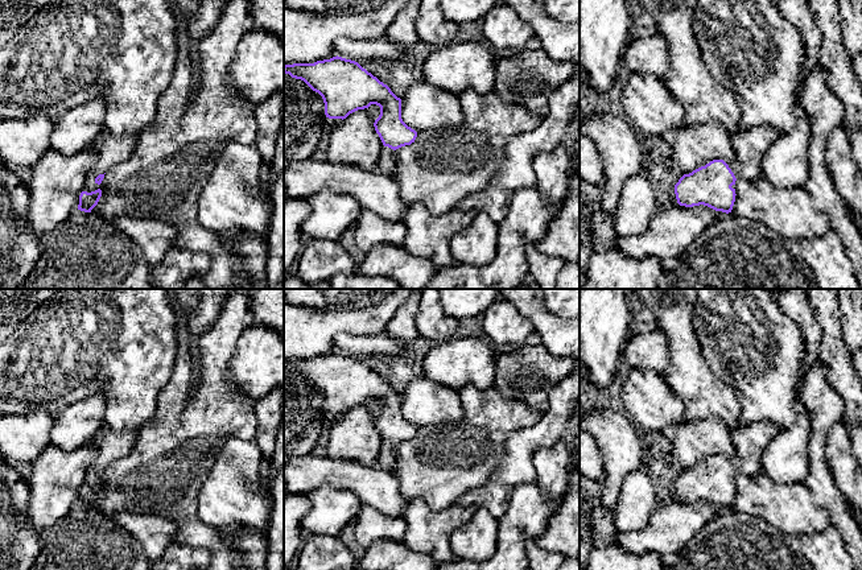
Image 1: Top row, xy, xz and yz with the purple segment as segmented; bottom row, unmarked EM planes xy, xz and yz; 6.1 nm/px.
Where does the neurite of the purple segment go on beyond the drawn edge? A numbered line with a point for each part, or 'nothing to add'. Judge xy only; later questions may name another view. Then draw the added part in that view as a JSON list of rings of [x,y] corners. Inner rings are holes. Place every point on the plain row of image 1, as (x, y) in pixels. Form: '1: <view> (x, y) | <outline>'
1: xy (112, 446) | [[[106,424],[91,437],[90,441],[98,447],[98,454],[87,470],[83,487],[91,488],[99,484],[95,474],[127,457],[135,447],[139,434],[136,431],[116,433]]]

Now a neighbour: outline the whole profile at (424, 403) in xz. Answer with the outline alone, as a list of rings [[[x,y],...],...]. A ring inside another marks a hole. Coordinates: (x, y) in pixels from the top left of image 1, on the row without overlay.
[[[418,376],[401,393],[401,414],[416,428],[457,422],[463,417],[458,389]]]

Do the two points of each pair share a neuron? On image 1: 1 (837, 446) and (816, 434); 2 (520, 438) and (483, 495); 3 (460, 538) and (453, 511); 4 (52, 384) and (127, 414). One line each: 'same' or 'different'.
1: different
2: same
3: different
4: same

